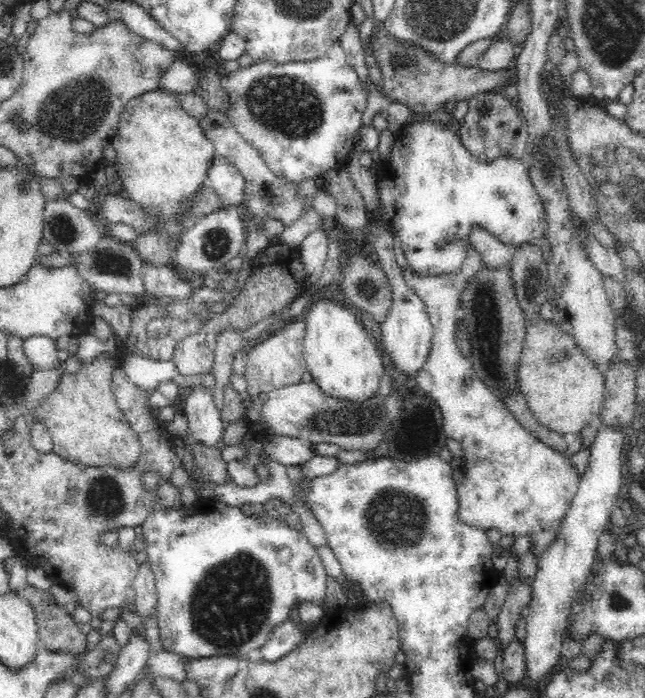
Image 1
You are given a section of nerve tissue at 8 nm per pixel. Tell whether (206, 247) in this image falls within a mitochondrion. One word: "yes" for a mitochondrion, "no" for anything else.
yes

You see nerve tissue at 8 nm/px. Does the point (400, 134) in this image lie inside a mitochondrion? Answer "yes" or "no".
no

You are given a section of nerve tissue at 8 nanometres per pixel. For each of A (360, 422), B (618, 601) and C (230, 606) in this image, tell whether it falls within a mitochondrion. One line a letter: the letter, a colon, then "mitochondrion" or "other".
A: mitochondrion
B: mitochondrion
C: mitochondrion

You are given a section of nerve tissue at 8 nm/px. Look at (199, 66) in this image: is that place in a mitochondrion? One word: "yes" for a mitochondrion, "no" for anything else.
no

